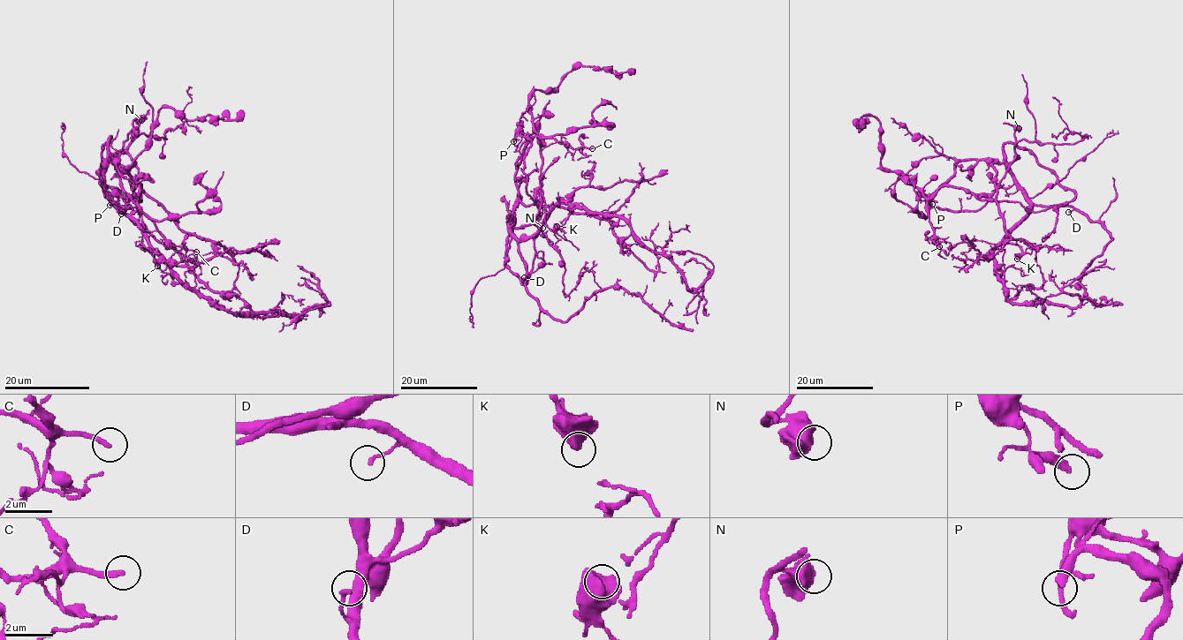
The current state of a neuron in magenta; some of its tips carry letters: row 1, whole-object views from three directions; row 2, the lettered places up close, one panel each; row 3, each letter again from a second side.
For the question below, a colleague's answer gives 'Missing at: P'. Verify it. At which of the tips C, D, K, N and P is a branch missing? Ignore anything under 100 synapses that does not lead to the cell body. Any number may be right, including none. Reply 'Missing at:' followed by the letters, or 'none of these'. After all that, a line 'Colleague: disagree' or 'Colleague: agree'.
Missing at: P
Colleague: agree

